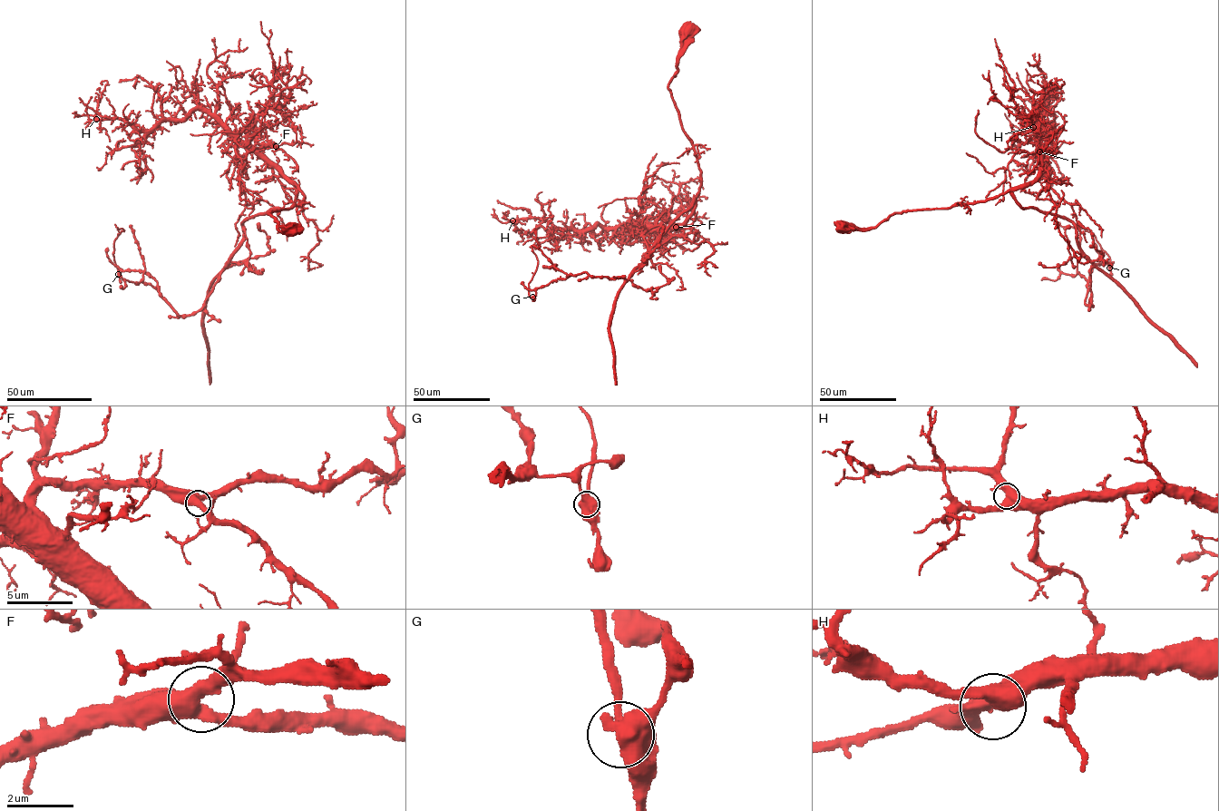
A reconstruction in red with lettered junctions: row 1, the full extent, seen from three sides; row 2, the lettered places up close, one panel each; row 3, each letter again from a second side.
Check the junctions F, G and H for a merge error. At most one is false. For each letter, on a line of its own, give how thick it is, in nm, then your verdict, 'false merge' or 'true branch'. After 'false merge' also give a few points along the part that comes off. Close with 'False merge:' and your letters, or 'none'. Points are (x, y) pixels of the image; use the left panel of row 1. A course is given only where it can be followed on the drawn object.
F: calibre 480 nm; true branch
G: calibre 550 nm; false merge; course (118, 274), (113, 253), (114, 240), (123, 231), (115, 224)
H: calibre 500 nm; true branch
False merge: G

